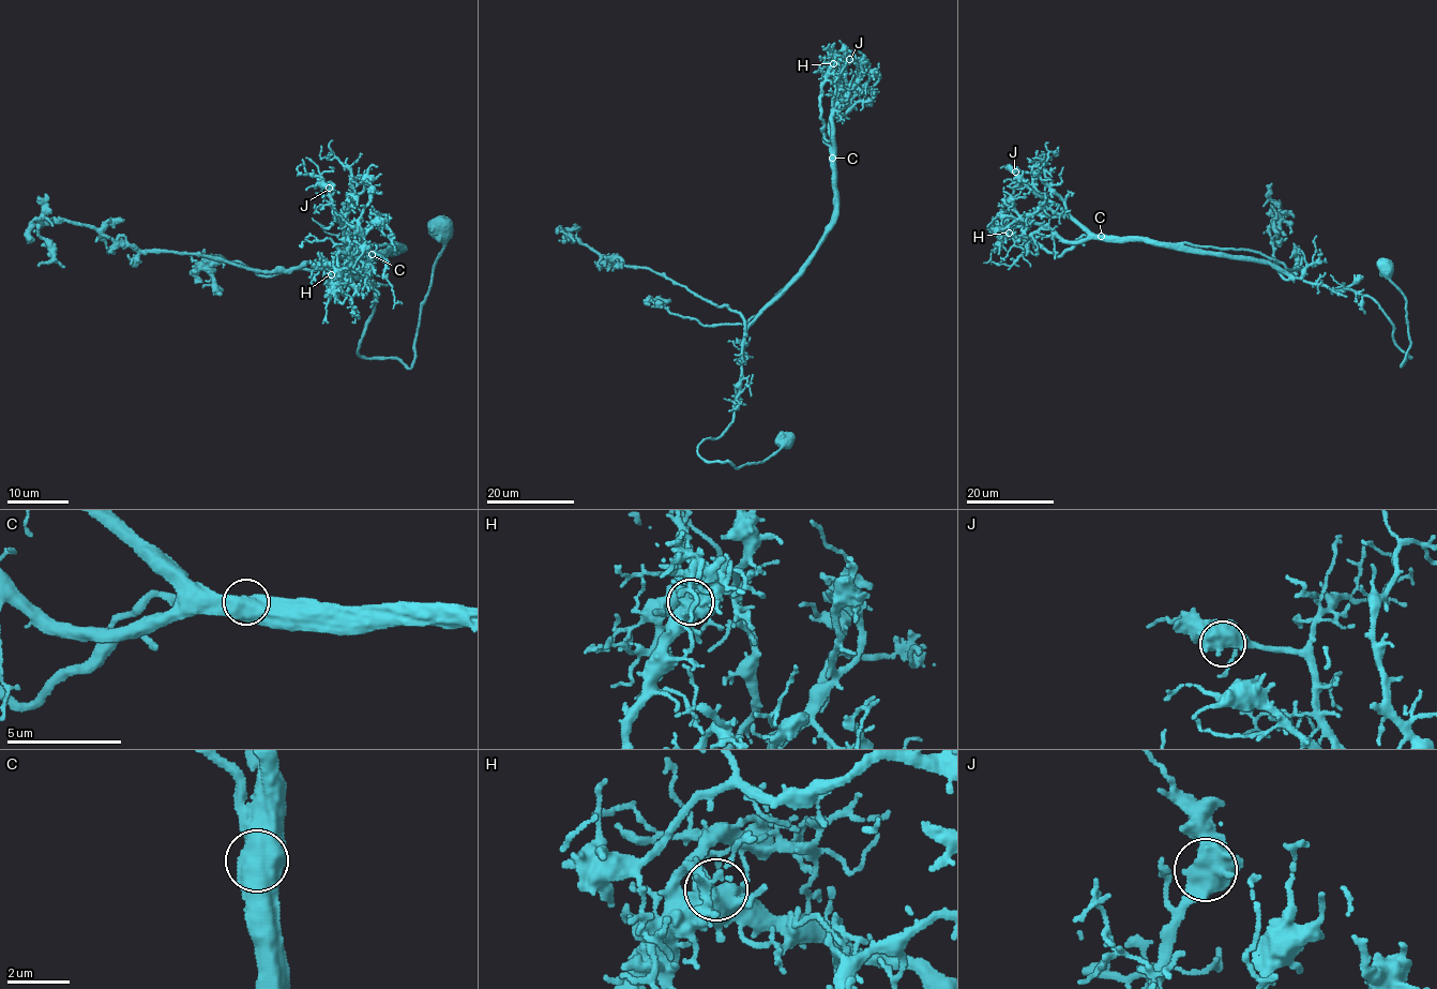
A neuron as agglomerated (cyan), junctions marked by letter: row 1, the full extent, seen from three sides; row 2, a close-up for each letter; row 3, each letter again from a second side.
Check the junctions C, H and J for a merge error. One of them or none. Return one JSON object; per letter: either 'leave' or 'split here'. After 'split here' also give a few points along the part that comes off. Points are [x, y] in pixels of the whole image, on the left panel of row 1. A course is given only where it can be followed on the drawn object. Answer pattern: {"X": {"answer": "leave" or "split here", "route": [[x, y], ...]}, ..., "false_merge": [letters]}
{"C": {"answer": "split here", "route": [[372, 255], [401, 246], [361, 243], [335, 266], [282, 271], [270, 276], [216, 256], [212, 278], [220, 296]]}, "H": {"answer": "leave"}, "J": {"answer": "leave"}, "false_merge": ["C"]}

